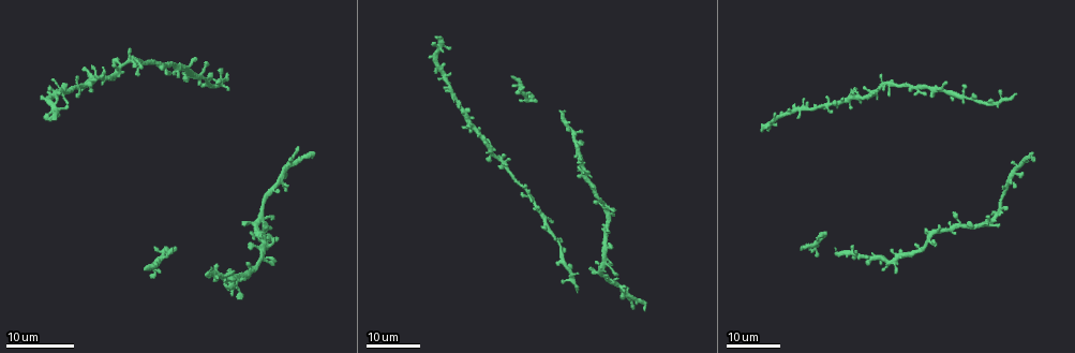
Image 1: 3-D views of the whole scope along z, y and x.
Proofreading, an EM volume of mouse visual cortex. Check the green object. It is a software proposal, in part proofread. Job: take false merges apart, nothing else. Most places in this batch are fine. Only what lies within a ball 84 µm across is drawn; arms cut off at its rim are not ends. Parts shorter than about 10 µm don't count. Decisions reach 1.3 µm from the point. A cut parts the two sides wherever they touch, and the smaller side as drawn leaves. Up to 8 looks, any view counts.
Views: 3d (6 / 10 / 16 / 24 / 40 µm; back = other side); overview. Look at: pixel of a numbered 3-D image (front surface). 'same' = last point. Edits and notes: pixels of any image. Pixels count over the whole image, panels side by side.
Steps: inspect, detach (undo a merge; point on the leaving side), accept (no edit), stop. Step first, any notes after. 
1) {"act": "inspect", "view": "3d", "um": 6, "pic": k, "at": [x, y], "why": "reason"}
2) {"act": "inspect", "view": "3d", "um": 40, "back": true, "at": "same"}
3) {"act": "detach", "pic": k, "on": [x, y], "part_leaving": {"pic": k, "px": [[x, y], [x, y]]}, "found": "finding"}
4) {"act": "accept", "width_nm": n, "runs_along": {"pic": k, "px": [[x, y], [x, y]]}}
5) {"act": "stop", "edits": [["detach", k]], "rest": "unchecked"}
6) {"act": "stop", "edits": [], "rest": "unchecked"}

{"act": "inspect", "view": "3d", "um": 16, "pic": 1, "at": [579, 274], "why": "thick turns thin"}

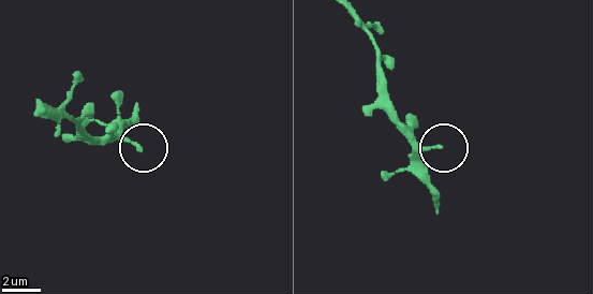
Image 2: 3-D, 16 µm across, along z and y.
{"act": "inspect", "view": "3d", "um": 6, "pic": 2, "at": [138, 146], "why": "zoom in"}

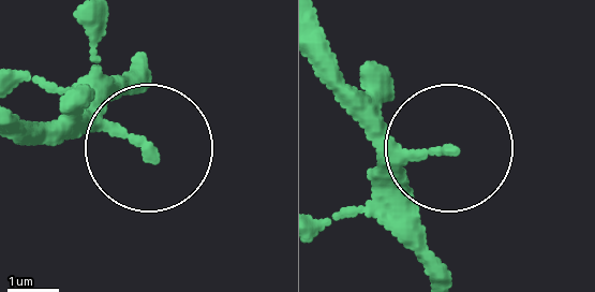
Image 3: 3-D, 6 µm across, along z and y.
{"act": "inspect", "view": "3d", "um": 6, "back": true, "pic": 3, "at": [146, 148]}

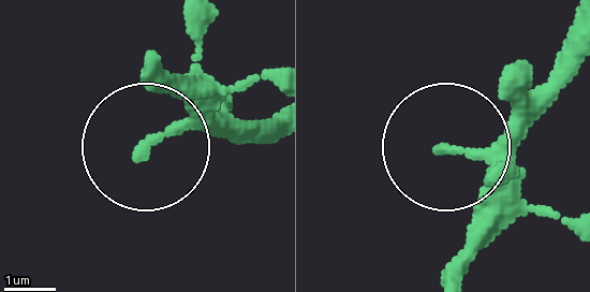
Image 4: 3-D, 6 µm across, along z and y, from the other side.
{"act": "accept", "width_nm": 240, "found": "all the same neuron"}

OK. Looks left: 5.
{"act": "inspect", "view": "3d", "um": 16, "pic": 1, "at": [198, 76], "why": "side arm on a straight run"}

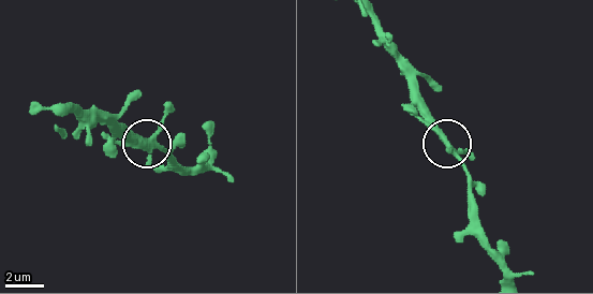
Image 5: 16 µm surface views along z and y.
{"act": "inspect", "view": "3d", "um": 6, "pic": 5, "at": [146, 145]}

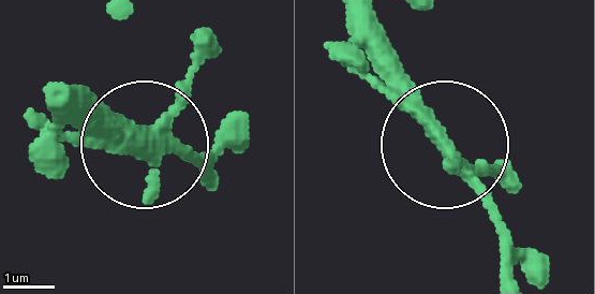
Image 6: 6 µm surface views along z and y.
{"act": "inspect", "view": "3d", "um": 6, "back": true, "pic": 6, "at": [151, 147]}

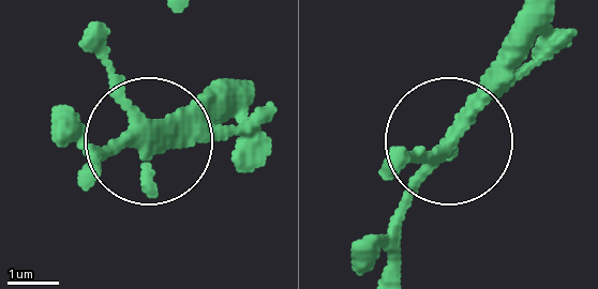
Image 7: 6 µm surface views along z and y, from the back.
{"act": "accept", "found": "one neuron here"}

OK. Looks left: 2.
{"act": "inspect", "view": "3d", "um": 24, "pic": 1, "at": [285, 168], "why": "calibre changes"}

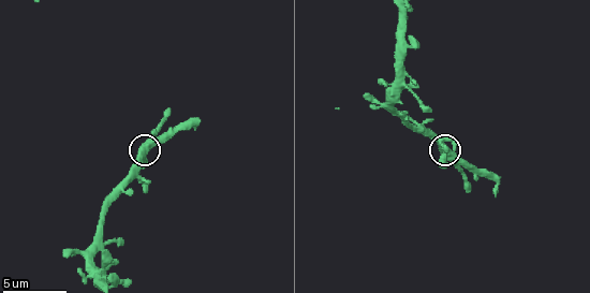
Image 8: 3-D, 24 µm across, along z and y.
{"act": "inspect", "view": "3d", "um": 10, "pic": 8, "at": [148, 146], "why": "closer look"}

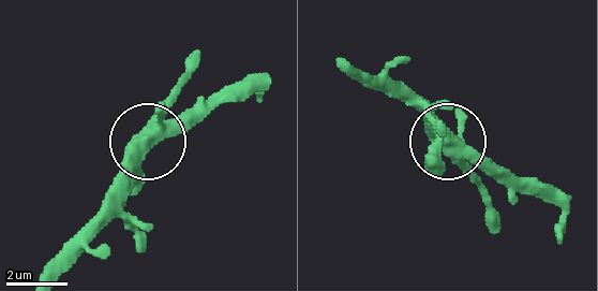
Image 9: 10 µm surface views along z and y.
{"act": "accept", "width_nm": 430, "runs_along": {"pic": 9, "px": [[158, 105], [152, 142], [106, 192]]}, "found": "one neuron here"}

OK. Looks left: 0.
{"act": "stop", "edits": [], "rest": "unchecked"}

